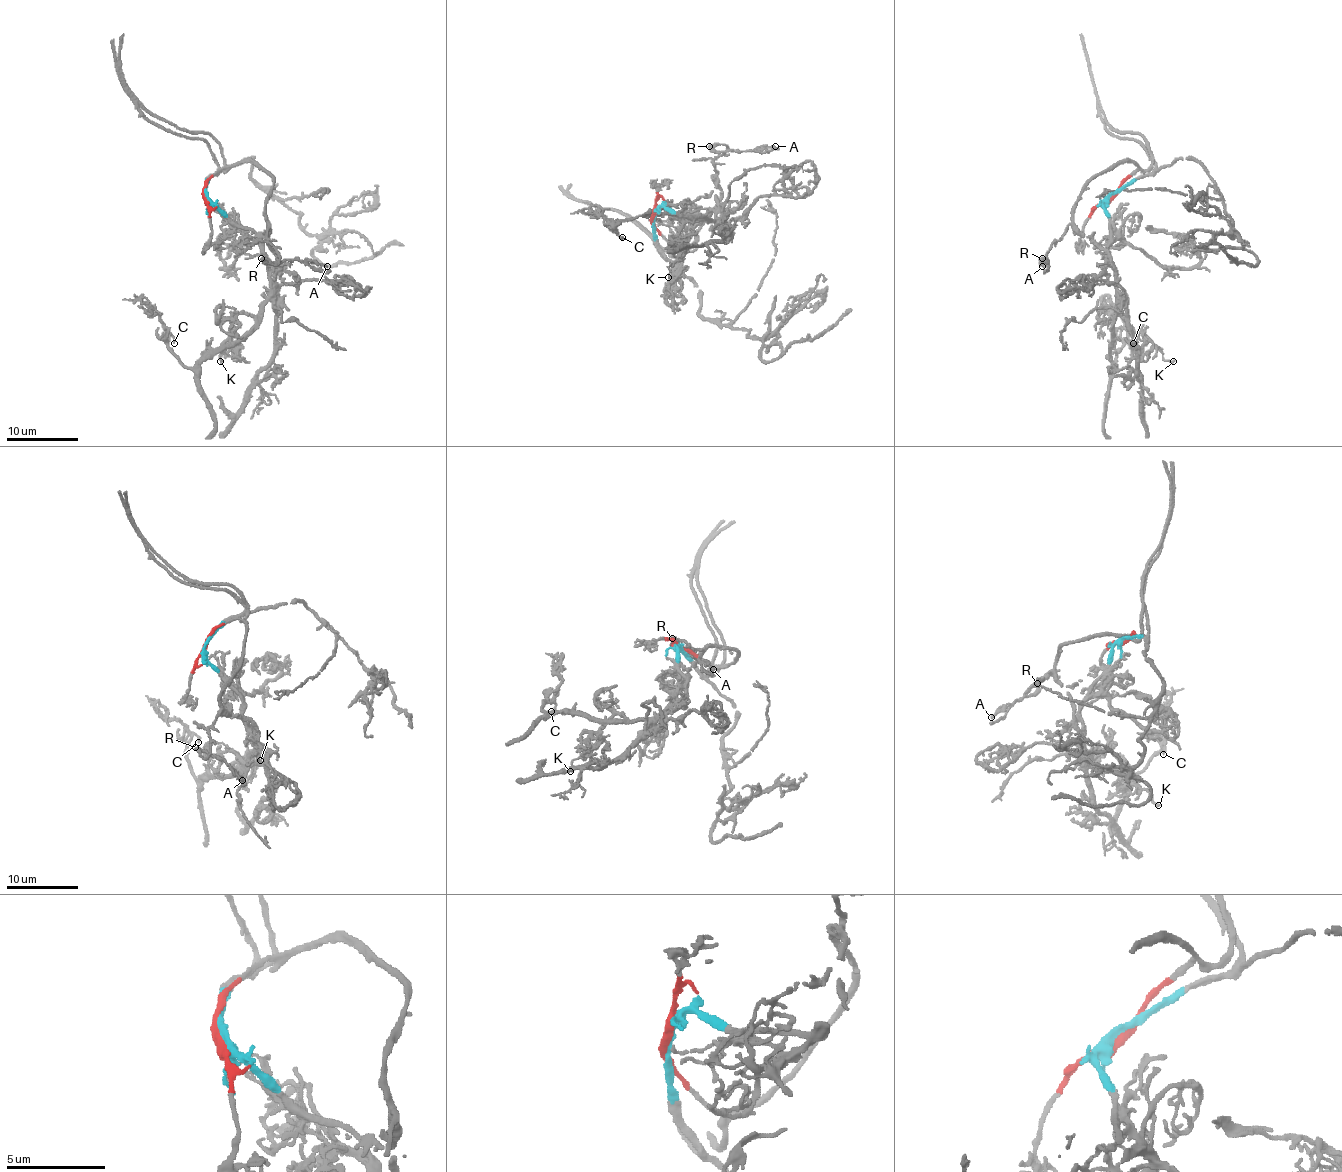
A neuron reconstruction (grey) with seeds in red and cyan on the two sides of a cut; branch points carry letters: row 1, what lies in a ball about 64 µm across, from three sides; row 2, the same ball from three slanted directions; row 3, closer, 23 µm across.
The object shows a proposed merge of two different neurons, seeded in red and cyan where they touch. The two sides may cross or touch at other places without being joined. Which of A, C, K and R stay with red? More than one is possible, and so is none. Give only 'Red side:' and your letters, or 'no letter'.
Red side: A, R

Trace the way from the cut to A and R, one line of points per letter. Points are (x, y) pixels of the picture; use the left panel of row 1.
A: (206, 196), (205, 184), (223, 167), (252, 162), (273, 182), (266, 203), (266, 241), (280, 257), (327, 266)
R: (206, 196), (205, 184), (219, 169), (243, 162), (252, 162), (271, 176), (266, 241), (279, 261), (261, 257)

